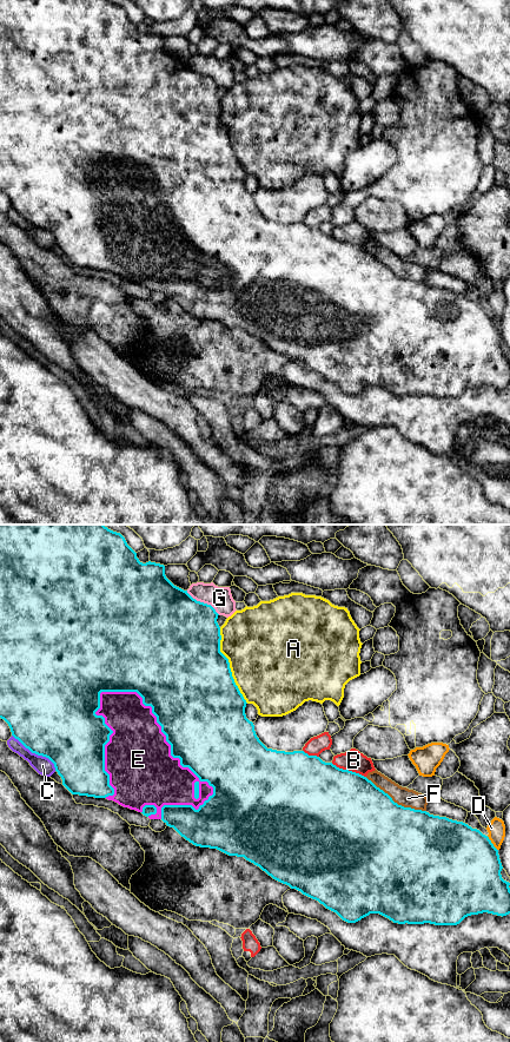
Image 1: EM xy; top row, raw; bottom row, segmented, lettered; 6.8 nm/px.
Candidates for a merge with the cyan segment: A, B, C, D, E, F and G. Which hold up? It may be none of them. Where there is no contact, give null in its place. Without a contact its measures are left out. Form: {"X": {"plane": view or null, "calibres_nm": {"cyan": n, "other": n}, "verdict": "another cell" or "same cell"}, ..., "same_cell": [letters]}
{"A": {"plane": "xy", "calibres_nm": {"cyan": 500, "other": 480}, "verdict": "another cell"}, "B": {"plane": "xy", "calibres_nm": {"cyan": 500, "other": 150}, "verdict": "another cell"}, "C": {"plane": "xy", "calibres_nm": {"cyan": 500, "other": 120}, "verdict": "another cell"}, "D": {"plane": "xy", "calibres_nm": {"cyan": 500, "other": 120}, "verdict": "another cell"}, "E": {"plane": "xy", "calibres_nm": {"cyan": 500, "other": 460}, "verdict": "same cell"}, "F": {"plane": "xy", "calibres_nm": {"cyan": 500, "other": 130}, "verdict": "another cell"}, "G": {"plane": "xy", "calibres_nm": {"cyan": 480, "other": 160}, "verdict": "another cell"}, "same_cell": ["E"]}

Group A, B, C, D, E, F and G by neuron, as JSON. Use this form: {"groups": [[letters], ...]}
{"groups": [["A"], ["B"], ["C"], ["D"], ["E"], ["F"], ["G"]]}

